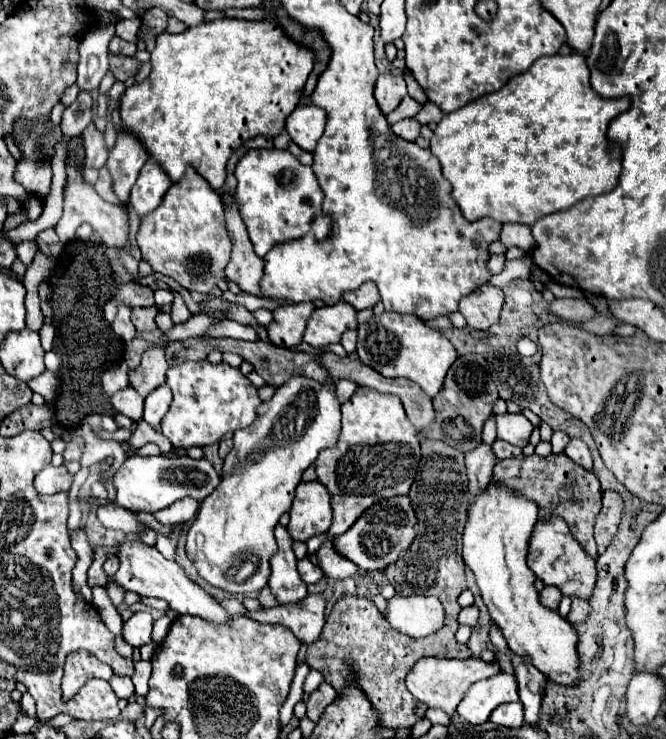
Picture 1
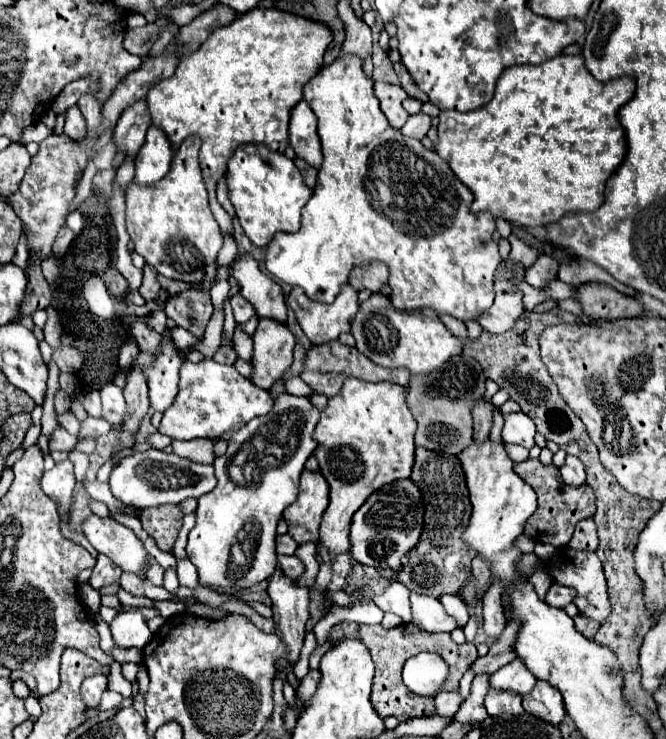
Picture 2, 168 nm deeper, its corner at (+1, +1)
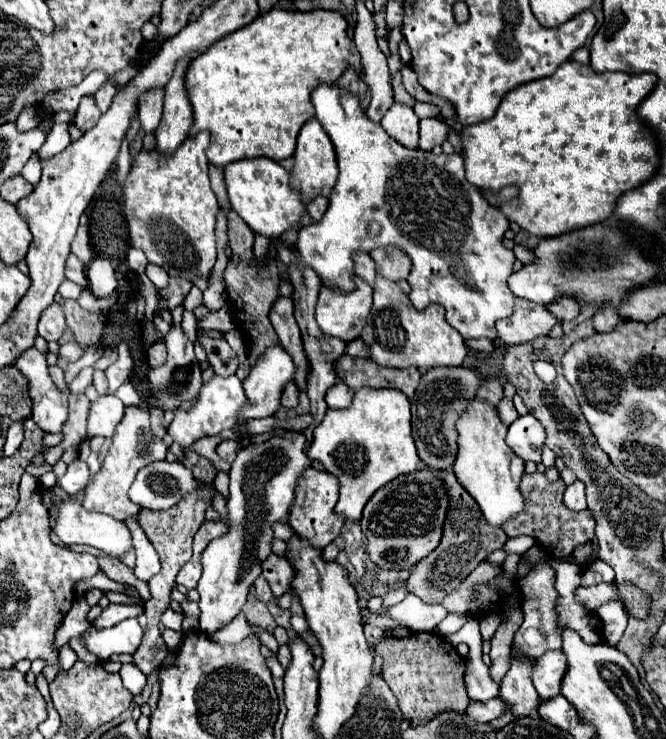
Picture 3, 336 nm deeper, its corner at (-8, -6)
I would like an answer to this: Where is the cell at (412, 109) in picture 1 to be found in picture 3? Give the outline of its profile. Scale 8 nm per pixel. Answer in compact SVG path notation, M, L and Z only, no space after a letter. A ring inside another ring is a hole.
M416 103L416 105L414 105L414 113L416 113L420 119L424 119L424 117L438 117L438 115L440 115L438 107L432 105L432 103Z

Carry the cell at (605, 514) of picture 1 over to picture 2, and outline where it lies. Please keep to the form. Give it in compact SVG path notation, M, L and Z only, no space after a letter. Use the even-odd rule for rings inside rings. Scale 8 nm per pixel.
M587 518L587 520L579 522L569 546L579 548L579 550L595 550L597 544L599 544L599 536L595 530L595 520Z

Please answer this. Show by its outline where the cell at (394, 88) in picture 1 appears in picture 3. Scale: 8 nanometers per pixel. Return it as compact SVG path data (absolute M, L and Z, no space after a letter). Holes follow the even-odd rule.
M394 103L382 119L382 127L390 133L394 141L400 145L414 149L418 147L418 117L416 113L402 103Z

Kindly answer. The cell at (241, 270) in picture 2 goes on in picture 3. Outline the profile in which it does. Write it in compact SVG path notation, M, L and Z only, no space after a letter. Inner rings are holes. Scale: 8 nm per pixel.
M280 297L270 311L270 321L280 337L280 345L284 351L290 353L294 365L296 365L296 387L300 391L306 391L306 377L308 377L308 359L302 349L302 339L300 339L300 329L294 321L292 315L292 299L290 297Z

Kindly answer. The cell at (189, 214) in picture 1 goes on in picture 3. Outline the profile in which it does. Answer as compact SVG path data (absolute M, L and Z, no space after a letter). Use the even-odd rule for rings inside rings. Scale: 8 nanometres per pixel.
M200 131L188 137L184 145L180 145L180 149L172 153L172 157L160 157L156 149L150 149L150 151L140 149L124 181L124 215L130 227L132 247L142 249L148 261L164 267L168 275L184 277L188 281L208 275L216 263L214 227L216 227L218 201L208 181L208 159L206 159L208 143L210 143L210 133Z

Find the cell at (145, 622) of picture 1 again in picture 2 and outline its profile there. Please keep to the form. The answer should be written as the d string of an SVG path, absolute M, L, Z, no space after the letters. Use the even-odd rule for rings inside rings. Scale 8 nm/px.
M139 610L117 614L111 622L111 634L121 648L143 648L151 640L151 630Z

